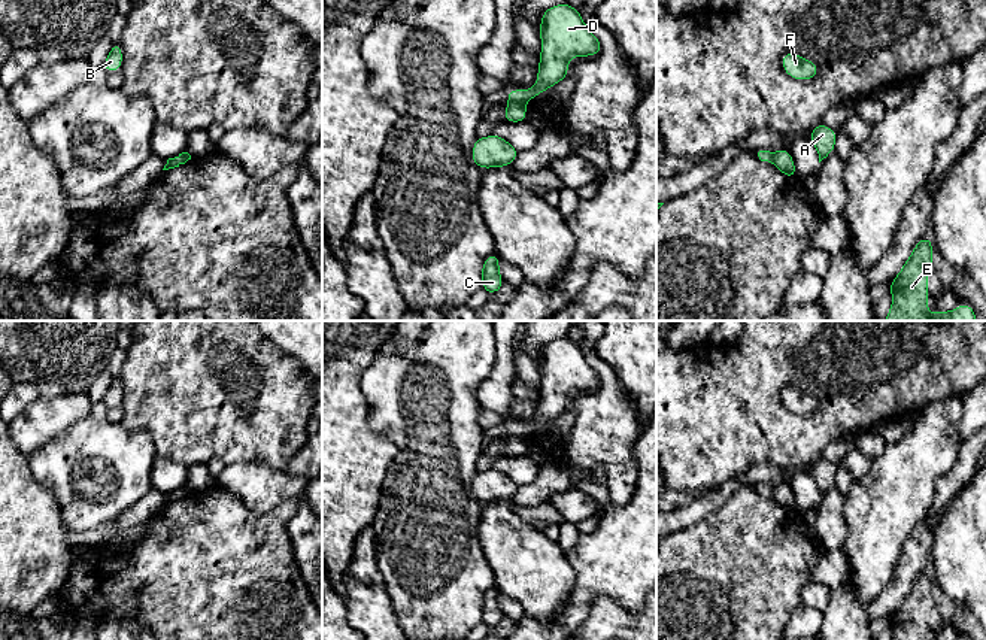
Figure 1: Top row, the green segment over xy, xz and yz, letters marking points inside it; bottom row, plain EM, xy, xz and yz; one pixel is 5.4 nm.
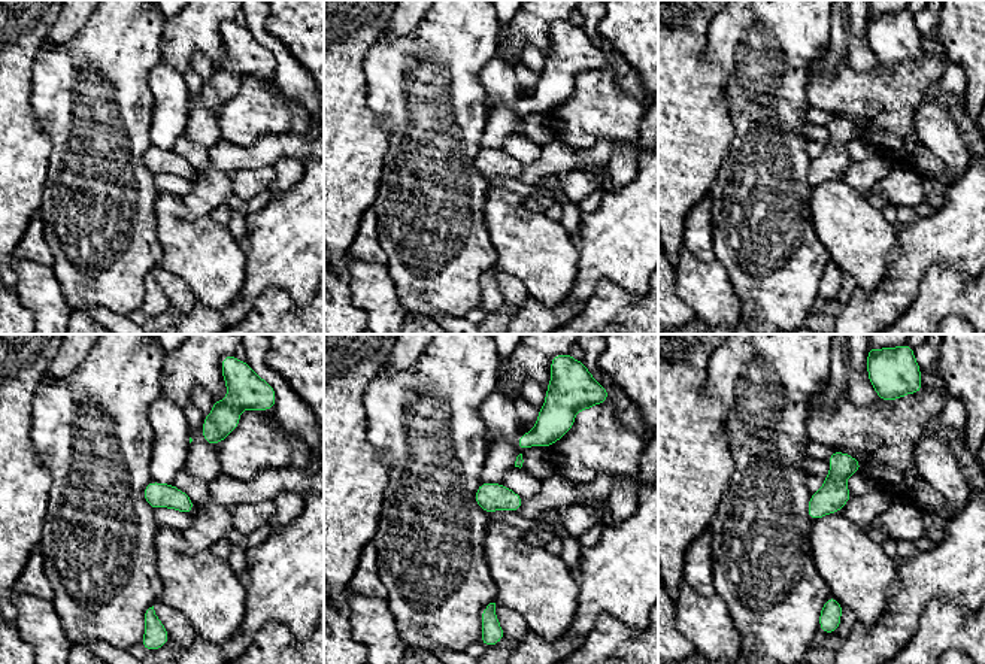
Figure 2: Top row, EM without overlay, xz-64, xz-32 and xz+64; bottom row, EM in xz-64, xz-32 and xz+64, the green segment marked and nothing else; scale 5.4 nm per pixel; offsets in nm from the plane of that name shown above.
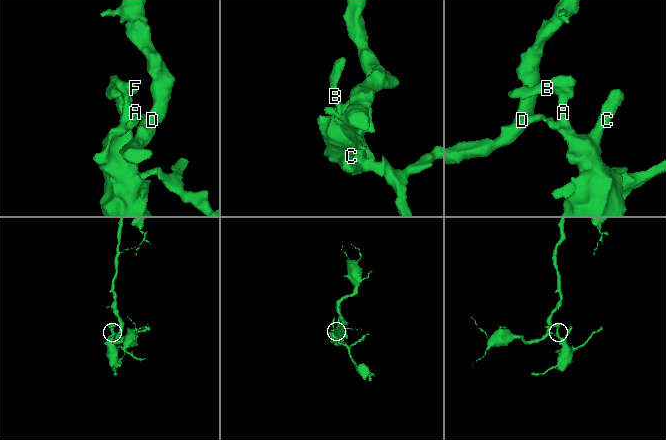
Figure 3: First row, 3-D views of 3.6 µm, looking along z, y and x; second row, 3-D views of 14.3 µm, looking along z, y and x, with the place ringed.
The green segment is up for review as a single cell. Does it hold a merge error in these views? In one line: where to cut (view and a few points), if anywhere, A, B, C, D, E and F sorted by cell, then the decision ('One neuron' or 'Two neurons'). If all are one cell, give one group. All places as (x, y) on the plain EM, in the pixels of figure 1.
Split along xz (510, 434), (524, 439). Groups: A B C E F / D. Two neurons

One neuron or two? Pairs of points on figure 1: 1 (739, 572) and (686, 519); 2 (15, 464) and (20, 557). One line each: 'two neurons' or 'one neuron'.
1: two neurons
2: one neuron

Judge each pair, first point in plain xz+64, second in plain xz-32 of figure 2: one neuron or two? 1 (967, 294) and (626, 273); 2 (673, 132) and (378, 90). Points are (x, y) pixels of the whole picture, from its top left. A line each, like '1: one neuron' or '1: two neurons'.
1: two neurons
2: two neurons

